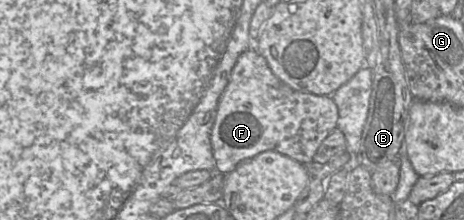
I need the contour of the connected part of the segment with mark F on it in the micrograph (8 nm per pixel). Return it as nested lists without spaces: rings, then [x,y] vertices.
[[[252,46],[238,57],[218,104],[211,131],[215,172],[227,174],[240,162],[266,150],[277,151],[302,164],[311,162],[322,141],[337,127],[338,117],[338,108],[331,96],[294,90],[272,72],[267,60]]]

